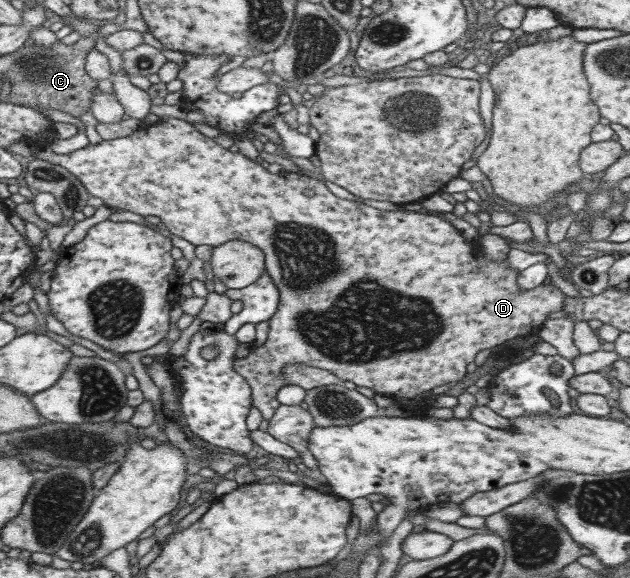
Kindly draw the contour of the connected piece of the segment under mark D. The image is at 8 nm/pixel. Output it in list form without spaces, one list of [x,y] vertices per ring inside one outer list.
[[[165,117],[160,123],[142,126],[140,129],[125,137],[103,140],[98,144],[72,151],[68,154],[55,153],[50,146],[34,150],[34,157],[44,159],[54,165],[60,165],[75,175],[88,190],[91,196],[100,197],[108,207],[118,210],[124,209],[146,215],[160,217],[161,223],[171,234],[182,237],[194,246],[208,245],[212,248],[220,247],[228,241],[244,241],[258,247],[265,255],[265,271],[273,279],[274,285],[279,291],[279,304],[276,313],[269,319],[269,330],[266,341],[260,347],[252,348],[248,356],[234,358],[234,368],[248,382],[251,389],[251,402],[259,409],[263,419],[269,419],[274,415],[279,401],[276,399],[278,390],[287,385],[285,378],[285,365],[289,363],[303,363],[310,367],[325,369],[336,375],[341,382],[352,381],[357,386],[368,387],[376,393],[390,393],[390,397],[396,402],[406,403],[410,407],[417,403],[431,402],[428,391],[436,385],[446,385],[452,381],[458,382],[466,375],[467,365],[475,361],[477,353],[482,349],[491,349],[504,341],[520,337],[522,335],[537,332],[548,319],[549,313],[560,311],[565,302],[566,295],[563,291],[552,286],[549,281],[536,286],[534,289],[521,289],[517,283],[520,272],[508,268],[507,259],[492,261],[486,259],[478,249],[478,243],[468,243],[468,239],[442,216],[425,211],[409,212],[406,210],[386,211],[367,206],[358,201],[338,198],[332,194],[324,182],[312,178],[300,172],[282,172],[272,174],[254,159],[244,156],[240,152],[230,152],[222,148],[212,138],[198,132],[190,122],[182,119]]]

